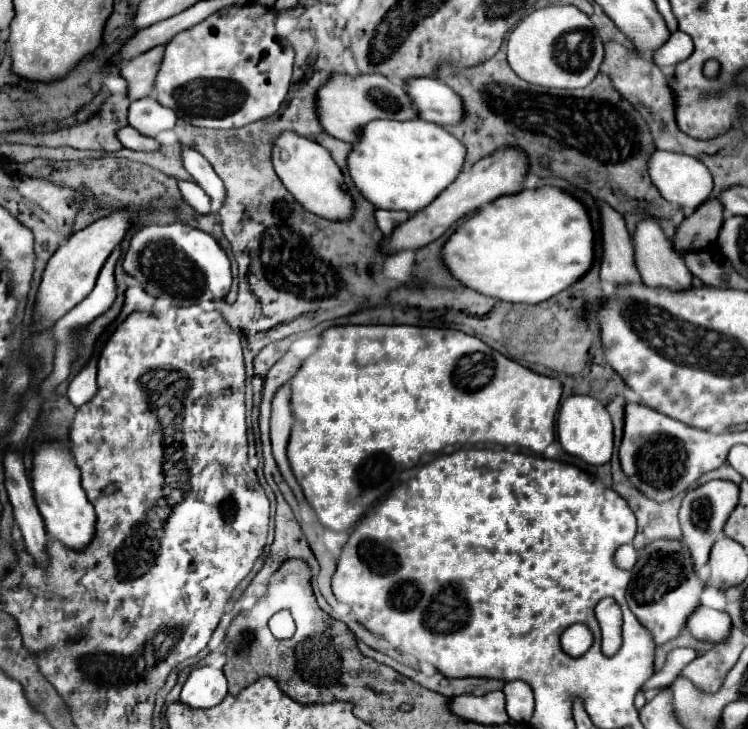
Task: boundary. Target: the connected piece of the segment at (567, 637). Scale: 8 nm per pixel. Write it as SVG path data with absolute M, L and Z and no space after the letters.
M576 624L576 626L570 626L564 634L562 634L562 646L564 646L564 652L566 654L572 654L572 656L580 656L588 650L588 646L592 644L592 632L584 626L584 624Z

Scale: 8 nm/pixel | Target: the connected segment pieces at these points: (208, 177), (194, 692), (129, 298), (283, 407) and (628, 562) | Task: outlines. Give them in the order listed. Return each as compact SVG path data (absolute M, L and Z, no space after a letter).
M182 146L182 160L184 160L184 168L210 196L214 206L222 206L226 200L226 188L224 188L224 182L220 182L214 168L208 164L208 160L188 146Z
M194 668L182 688L182 702L192 708L212 708L228 694L228 680L220 668Z
M130 286L126 290L126 304L120 318L128 318L132 312L154 312L154 298L142 286Z
M282 386L274 400L272 400L272 422L270 422L270 438L272 438L272 452L278 462L278 468L290 488L294 490L296 498L302 500L302 490L290 472L288 456L286 456L286 446L288 446L288 436L290 436L290 426L292 426L292 414L290 414L290 386Z
M624 544L616 550L614 554L614 564L620 568L620 570L630 570L634 564L636 564L636 550L632 544Z

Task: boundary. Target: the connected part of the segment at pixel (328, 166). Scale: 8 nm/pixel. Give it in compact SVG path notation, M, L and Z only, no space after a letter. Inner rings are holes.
M284 132L280 134L280 138L276 138L276 146L272 148L272 162L278 178L288 188L288 192L302 204L304 210L332 222L346 222L352 218L354 200L344 190L344 174L324 146L310 138Z

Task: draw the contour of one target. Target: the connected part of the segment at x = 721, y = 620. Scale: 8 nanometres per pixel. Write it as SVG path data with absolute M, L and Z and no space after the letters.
M700 606L696 610L696 614L692 614L692 618L688 618L686 628L698 640L708 640L712 644L720 644L730 638L732 620L728 618L726 612L720 612L720 610L708 608L708 606Z

